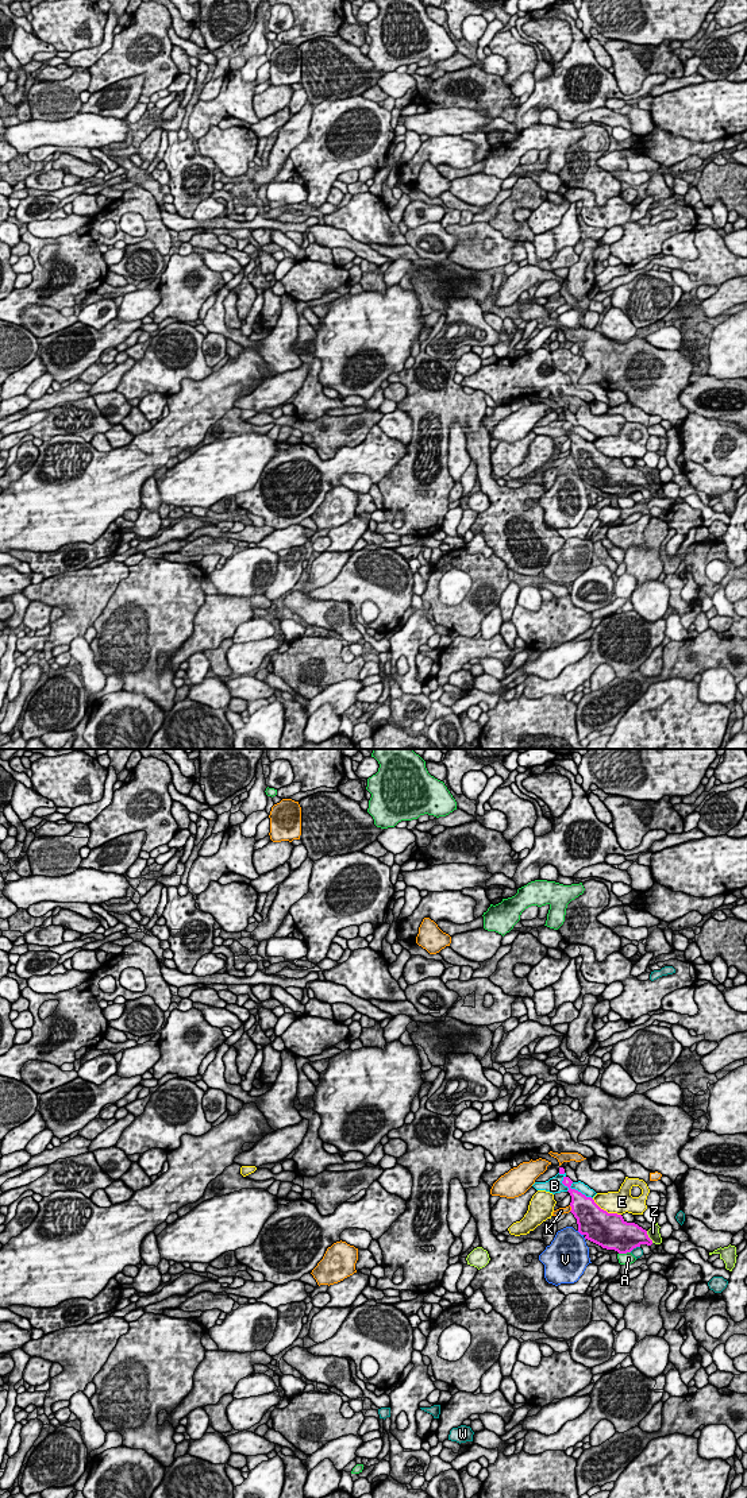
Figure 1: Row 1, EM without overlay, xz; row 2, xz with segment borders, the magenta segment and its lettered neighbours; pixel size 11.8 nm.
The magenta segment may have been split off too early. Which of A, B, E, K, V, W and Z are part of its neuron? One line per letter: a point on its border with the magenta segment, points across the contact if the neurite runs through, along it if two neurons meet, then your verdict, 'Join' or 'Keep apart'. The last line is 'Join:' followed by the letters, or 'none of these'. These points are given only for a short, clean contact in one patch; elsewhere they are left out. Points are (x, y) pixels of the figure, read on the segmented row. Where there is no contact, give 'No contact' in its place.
A: Touches magenta at xz (624, 1253). Keep apart
B: Touches magenta at xz (570, 1188). Keep apart
E: Touches magenta at xz (605, 1211). Keep apart
K: Touches magenta at xz (572, 1208). Keep apart
V: Touches magenta at xz (580, 1232). Keep apart
W: Touches magenta at xz (634, 1247). Keep apart
Z: Touches magenta at xz (647, 1236). Keep apart
Join: none of these

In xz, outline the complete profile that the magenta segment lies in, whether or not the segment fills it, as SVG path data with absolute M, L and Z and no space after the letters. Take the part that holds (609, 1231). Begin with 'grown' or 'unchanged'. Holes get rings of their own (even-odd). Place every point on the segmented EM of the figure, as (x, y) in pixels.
unchanged; M563 1177L562 1184L569 1188L567 1192L571 1196L570 1212L577 1219L578 1232L585 1239L619 1254L631 1252L642 1244L652 1244L646 1229L635 1223L627 1223L621 1215L608 1213L592 1197L571 1189L573 1181L569 1177Z

